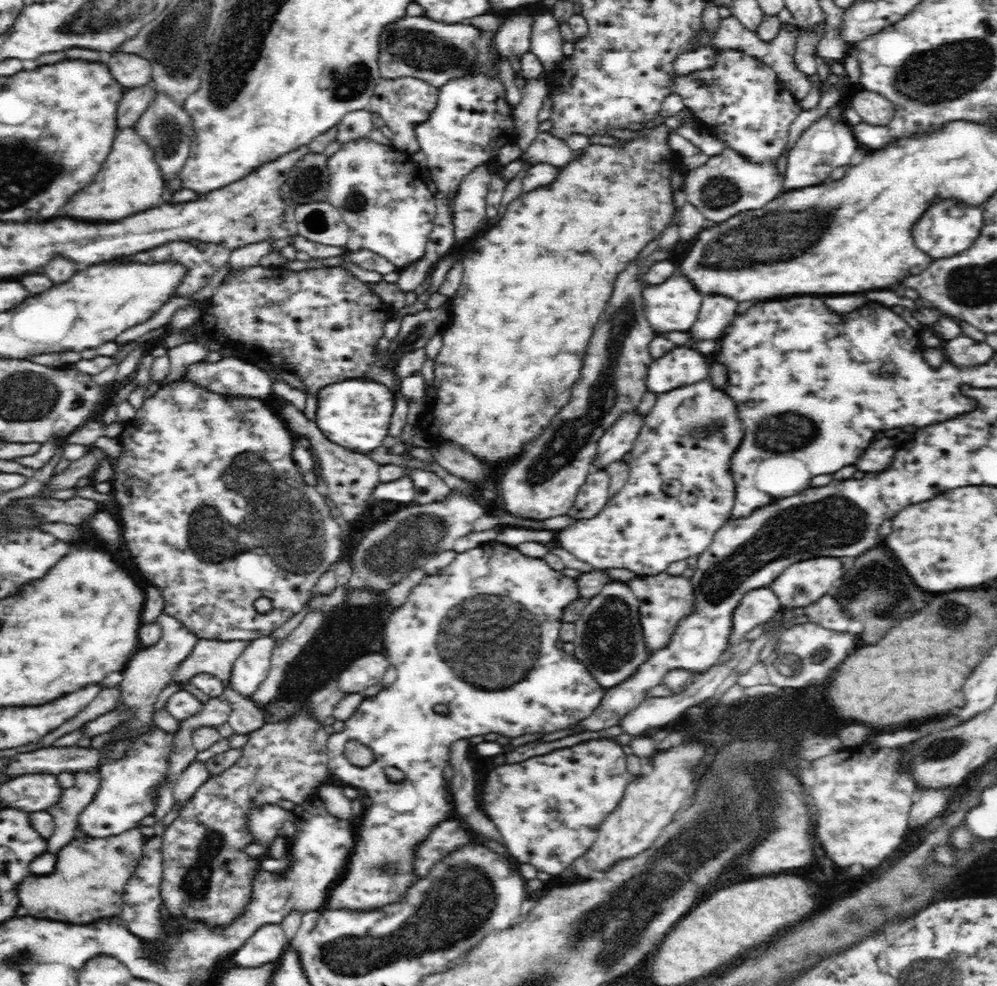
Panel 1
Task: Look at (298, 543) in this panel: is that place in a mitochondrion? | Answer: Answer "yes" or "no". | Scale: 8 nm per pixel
yes

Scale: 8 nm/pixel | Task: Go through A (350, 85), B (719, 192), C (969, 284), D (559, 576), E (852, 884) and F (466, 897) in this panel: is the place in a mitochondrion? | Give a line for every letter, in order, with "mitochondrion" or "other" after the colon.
A: mitochondrion
B: mitochondrion
C: mitochondrion
D: other
E: other
F: mitochondrion

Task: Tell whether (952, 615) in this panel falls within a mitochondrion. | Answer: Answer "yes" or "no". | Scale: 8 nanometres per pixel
yes

